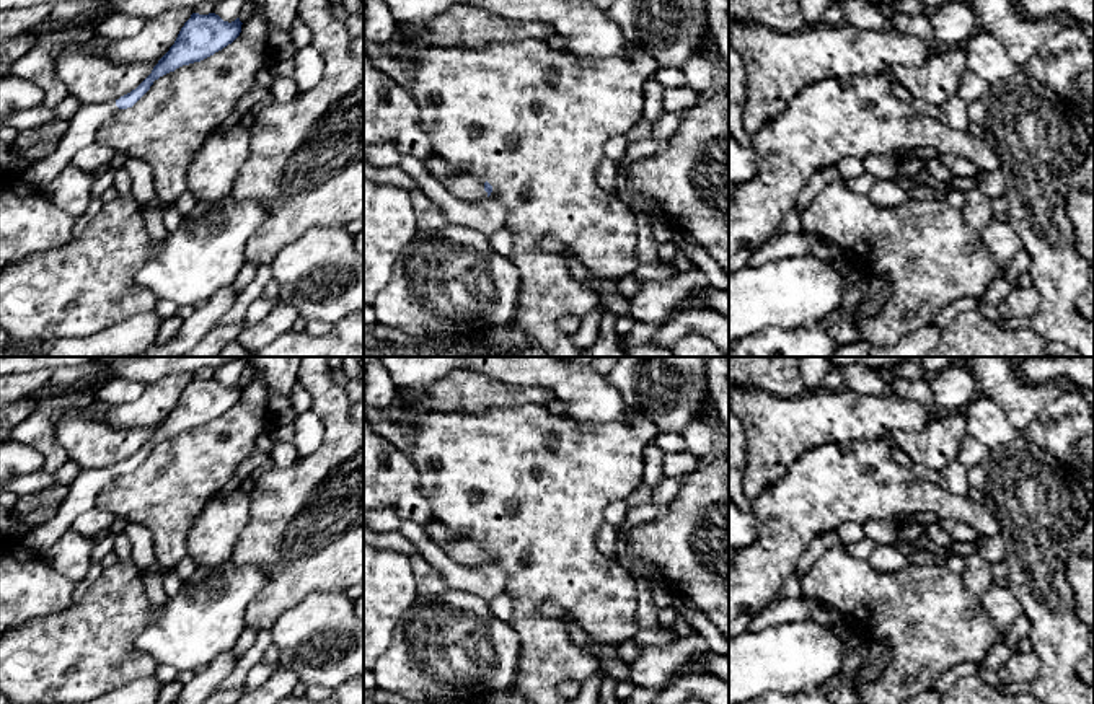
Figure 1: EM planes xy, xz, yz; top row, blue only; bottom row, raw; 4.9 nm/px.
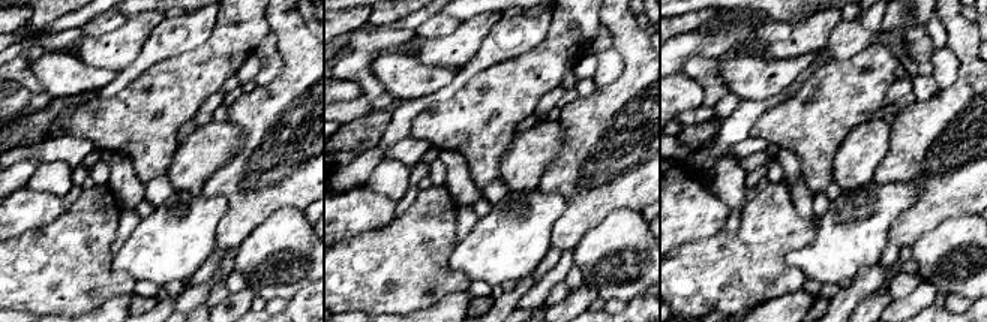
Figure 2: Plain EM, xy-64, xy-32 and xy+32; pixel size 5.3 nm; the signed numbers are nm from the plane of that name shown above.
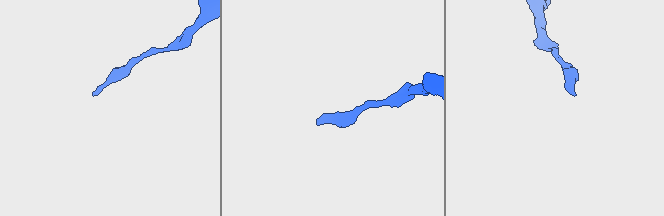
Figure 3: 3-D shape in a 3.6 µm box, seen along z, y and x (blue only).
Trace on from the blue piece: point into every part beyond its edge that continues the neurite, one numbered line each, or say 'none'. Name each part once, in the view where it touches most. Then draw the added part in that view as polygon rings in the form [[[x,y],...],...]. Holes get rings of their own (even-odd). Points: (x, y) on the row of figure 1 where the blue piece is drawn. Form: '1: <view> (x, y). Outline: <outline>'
1: xz (467, 188). Outline: [[[470,174],[448,176],[443,186],[460,200],[476,204],[487,197],[484,179]]]

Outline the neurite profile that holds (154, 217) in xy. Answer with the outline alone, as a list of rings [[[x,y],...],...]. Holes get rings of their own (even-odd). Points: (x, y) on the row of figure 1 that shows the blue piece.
[[[147,207],[143,212],[143,222],[147,233],[153,244],[163,243],[168,236],[168,230],[163,223],[163,212],[160,209]]]

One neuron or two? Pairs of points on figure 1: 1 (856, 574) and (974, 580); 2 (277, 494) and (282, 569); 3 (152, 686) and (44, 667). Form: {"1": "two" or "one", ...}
{"1": "two", "2": "one", "3": "two"}

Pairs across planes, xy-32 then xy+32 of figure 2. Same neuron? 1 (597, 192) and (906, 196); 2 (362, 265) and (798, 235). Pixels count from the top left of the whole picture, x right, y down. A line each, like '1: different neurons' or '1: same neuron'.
1: different neurons
2: same neuron

